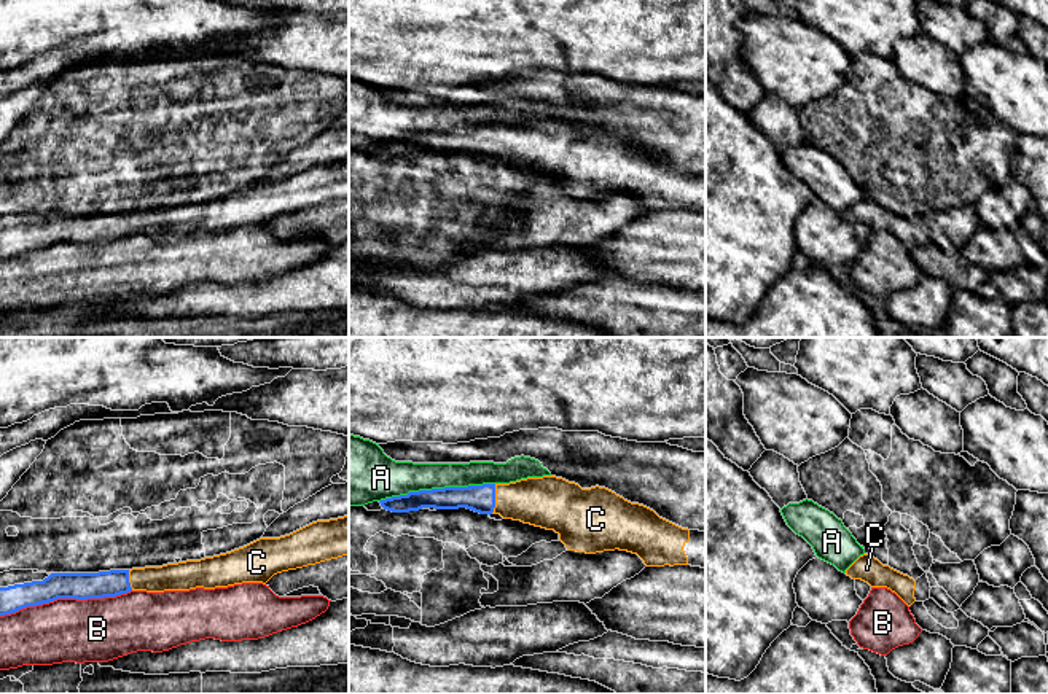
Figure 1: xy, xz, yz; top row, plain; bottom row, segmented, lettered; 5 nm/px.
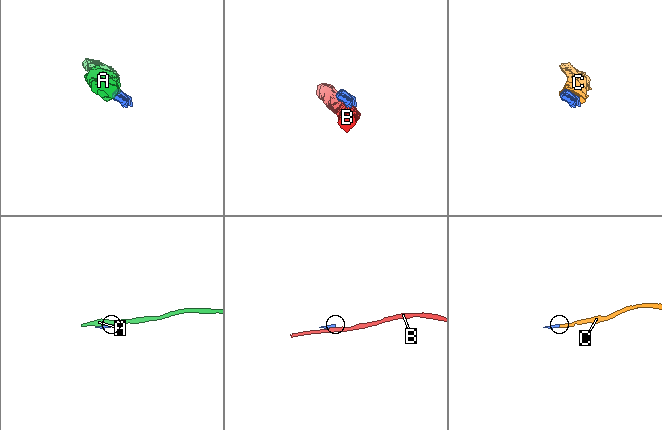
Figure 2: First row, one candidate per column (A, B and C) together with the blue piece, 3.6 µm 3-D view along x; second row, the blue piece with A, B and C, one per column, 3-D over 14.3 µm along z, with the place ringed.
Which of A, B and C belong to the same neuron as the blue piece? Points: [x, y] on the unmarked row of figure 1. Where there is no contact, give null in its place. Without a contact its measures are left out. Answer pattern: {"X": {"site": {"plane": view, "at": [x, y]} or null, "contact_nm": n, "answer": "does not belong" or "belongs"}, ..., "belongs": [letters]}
{"A": {"site": {"plane": "xz", "at": [437, 132]}, "contact_nm": 600, "answer": "does not belong"}, "B": {"site": {"plane": "xy", "at": [66, 241]}, "contact_nm": 700, "answer": "does not belong"}, "C": {"site": {"plane": "xz", "at": [494, 142]}, "contact_nm": 150, "answer": "belongs"}, "belongs": ["C"]}

